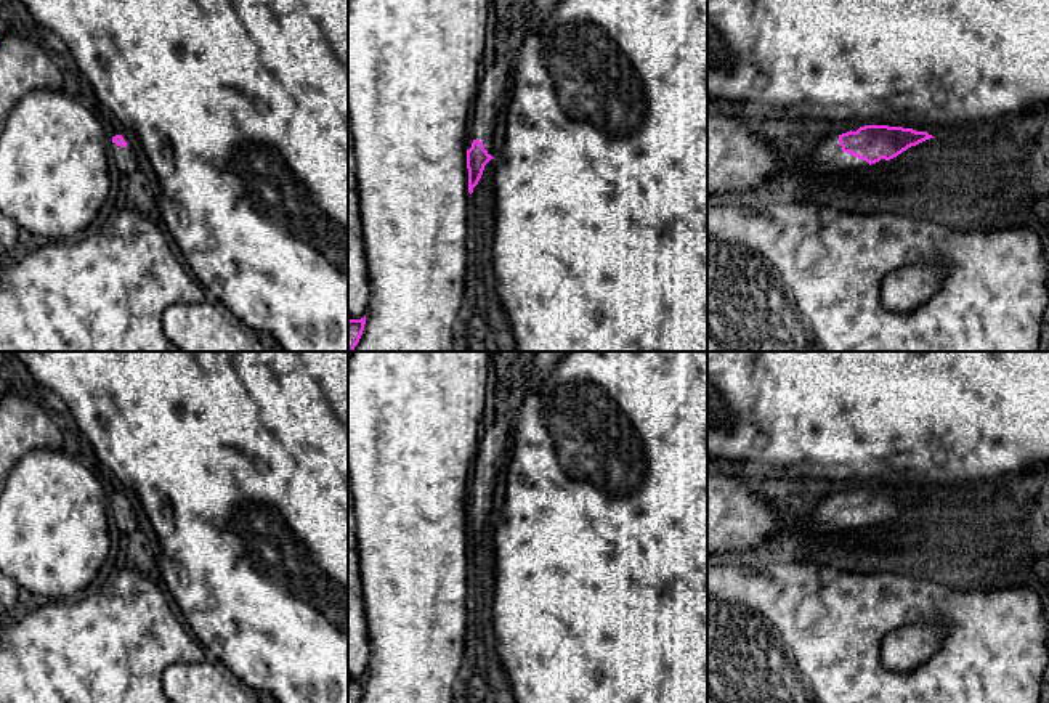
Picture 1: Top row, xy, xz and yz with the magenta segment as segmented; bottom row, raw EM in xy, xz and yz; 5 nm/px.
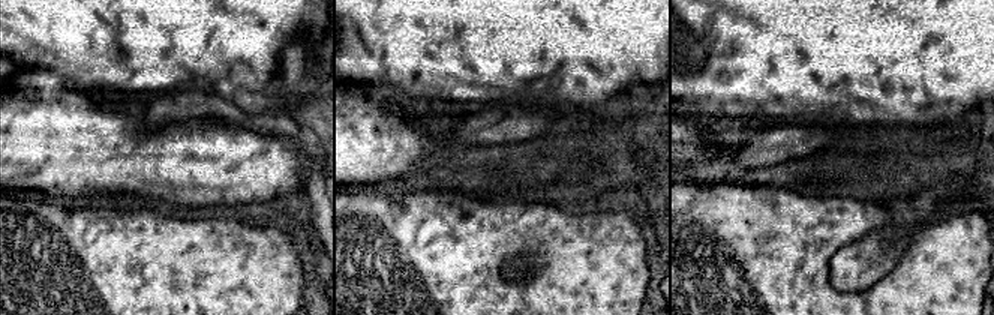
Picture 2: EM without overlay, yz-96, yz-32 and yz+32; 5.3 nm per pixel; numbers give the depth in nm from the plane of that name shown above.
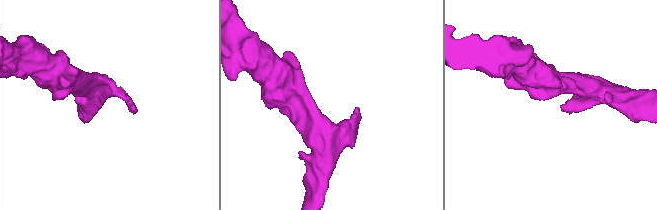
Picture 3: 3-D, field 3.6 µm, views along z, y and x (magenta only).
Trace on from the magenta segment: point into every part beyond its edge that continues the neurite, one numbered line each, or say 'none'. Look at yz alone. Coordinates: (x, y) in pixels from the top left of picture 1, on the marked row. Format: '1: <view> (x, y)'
1: yz (825, 158)

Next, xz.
1: xz (494, 82)

